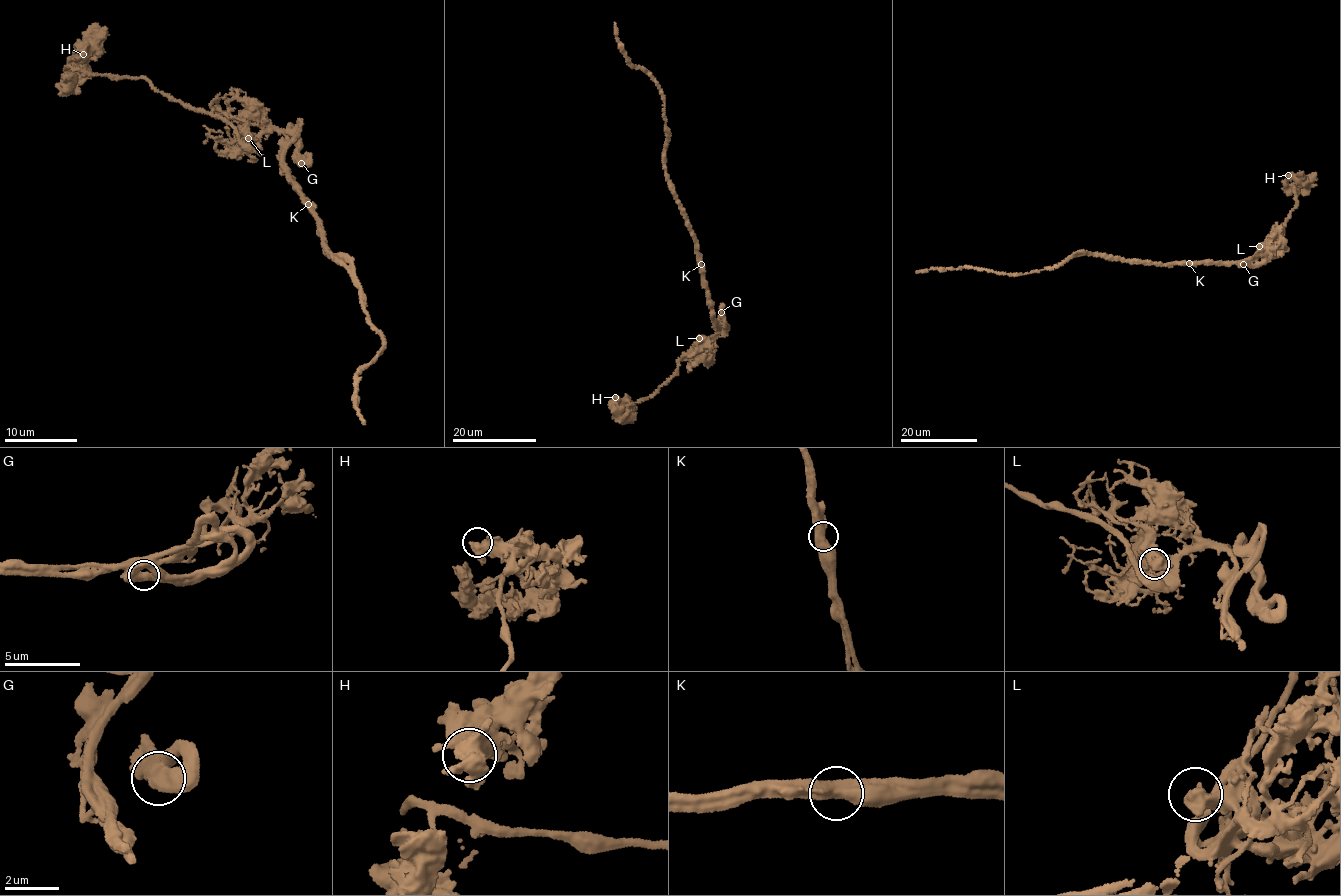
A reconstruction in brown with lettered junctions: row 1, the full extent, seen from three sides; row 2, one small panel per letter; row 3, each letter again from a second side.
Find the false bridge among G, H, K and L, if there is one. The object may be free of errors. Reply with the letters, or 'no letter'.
K

